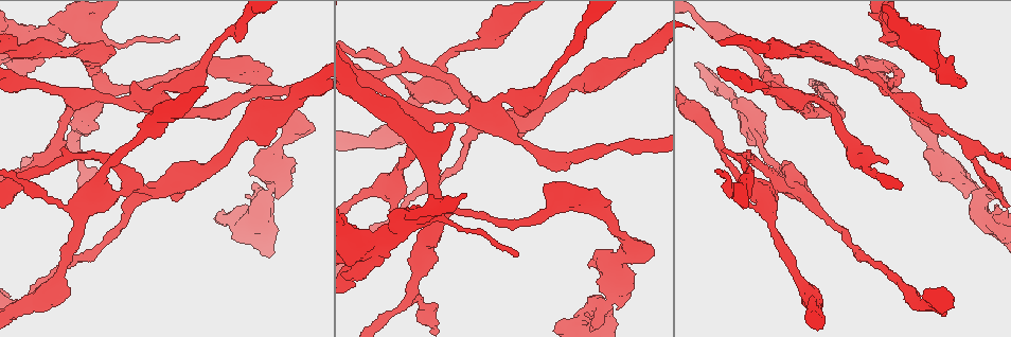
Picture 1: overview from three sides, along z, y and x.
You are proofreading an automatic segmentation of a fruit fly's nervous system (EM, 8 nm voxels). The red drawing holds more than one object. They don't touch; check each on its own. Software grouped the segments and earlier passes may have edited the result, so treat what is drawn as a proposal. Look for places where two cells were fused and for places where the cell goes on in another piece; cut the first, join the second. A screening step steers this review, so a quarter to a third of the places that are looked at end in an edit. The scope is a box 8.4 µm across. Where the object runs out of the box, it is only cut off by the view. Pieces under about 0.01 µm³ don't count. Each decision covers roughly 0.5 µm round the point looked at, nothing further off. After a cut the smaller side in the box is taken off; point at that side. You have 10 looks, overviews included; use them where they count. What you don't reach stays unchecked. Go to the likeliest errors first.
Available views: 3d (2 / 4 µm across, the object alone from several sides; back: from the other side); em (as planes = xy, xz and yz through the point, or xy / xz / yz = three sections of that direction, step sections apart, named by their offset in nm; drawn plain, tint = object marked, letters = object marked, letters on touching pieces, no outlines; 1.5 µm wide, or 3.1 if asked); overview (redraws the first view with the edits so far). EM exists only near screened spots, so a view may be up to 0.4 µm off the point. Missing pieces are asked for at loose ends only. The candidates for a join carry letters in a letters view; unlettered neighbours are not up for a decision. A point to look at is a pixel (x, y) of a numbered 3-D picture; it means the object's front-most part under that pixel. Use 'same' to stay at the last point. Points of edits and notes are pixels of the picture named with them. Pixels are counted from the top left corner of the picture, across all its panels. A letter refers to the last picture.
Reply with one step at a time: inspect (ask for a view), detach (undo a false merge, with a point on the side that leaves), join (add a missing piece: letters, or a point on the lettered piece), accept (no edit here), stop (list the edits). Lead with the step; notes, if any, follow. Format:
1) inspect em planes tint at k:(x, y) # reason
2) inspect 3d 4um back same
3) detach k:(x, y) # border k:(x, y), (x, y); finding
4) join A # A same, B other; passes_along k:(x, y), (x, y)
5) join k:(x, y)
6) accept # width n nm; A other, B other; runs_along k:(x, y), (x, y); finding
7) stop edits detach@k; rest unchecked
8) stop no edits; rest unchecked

inspect 3d 2um back at 1:(399, 51) # an open end

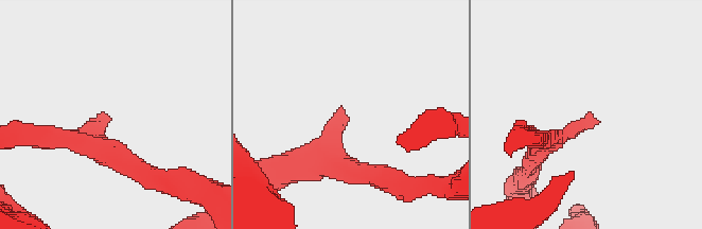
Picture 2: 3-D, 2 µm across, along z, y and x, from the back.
inspect em planes letters at 2:(109, 120)

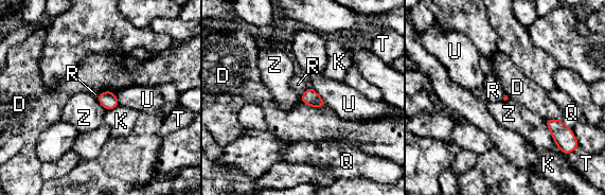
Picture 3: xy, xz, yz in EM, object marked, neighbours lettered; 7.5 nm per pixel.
accept # D other, K other, Q other, R other, T other, U other, Z other; border 3:(545, 120), (551, 138), (559, 149); no lettered piece goes on from it

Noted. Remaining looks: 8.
inspect 3d 2um at 1:(177, 37) # thin end

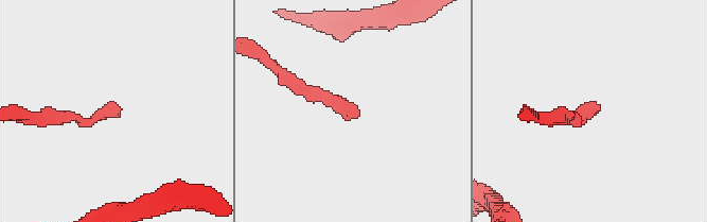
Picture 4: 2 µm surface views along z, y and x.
inspect em xz step 4 tint at 4:(117, 106) # now the EM

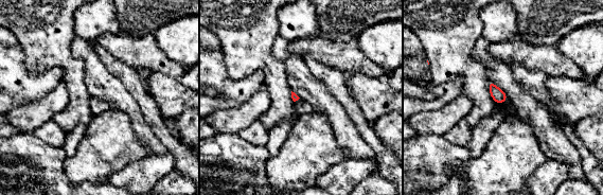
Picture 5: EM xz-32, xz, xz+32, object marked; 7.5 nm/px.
inspect em xz step 4 letters same # see the neighbours

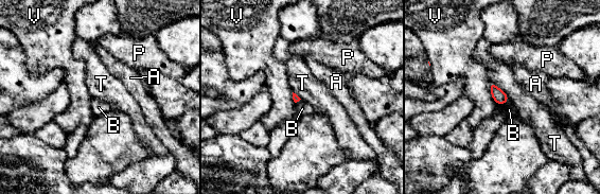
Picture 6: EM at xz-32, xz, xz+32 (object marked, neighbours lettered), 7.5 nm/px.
accept # A other, B other, P other, T other, V other; border 6:(493, 83), (506, 93), (509, 101); no lettered piece goes on from it

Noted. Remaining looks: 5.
inspect em planes plain at 1:(79, 221) # small branch off a trunk

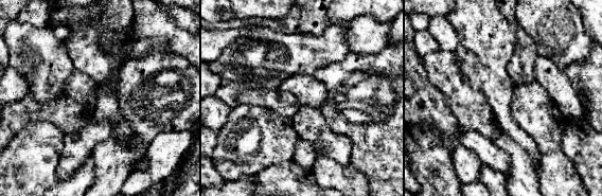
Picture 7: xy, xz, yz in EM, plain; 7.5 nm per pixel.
inspect em planes tint same # with the object marked

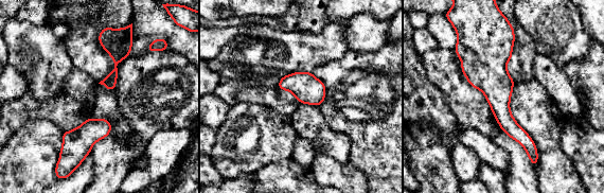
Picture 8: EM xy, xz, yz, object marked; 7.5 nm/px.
inspect em planes letters same # see the neighbours

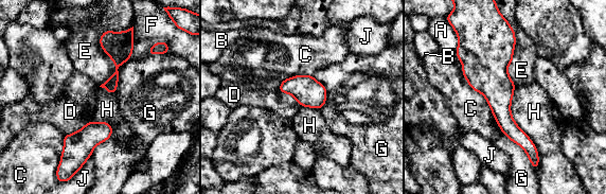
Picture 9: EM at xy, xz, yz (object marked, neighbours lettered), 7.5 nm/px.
accept # longest_contact H 600 nm; A other, B other, C other, D other, E other, F other, G other, H other, J other; runs_along 9:(495, 35), (501, 112), (531, 154); all the same cell

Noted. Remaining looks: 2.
stop no edits; rest unchecked

